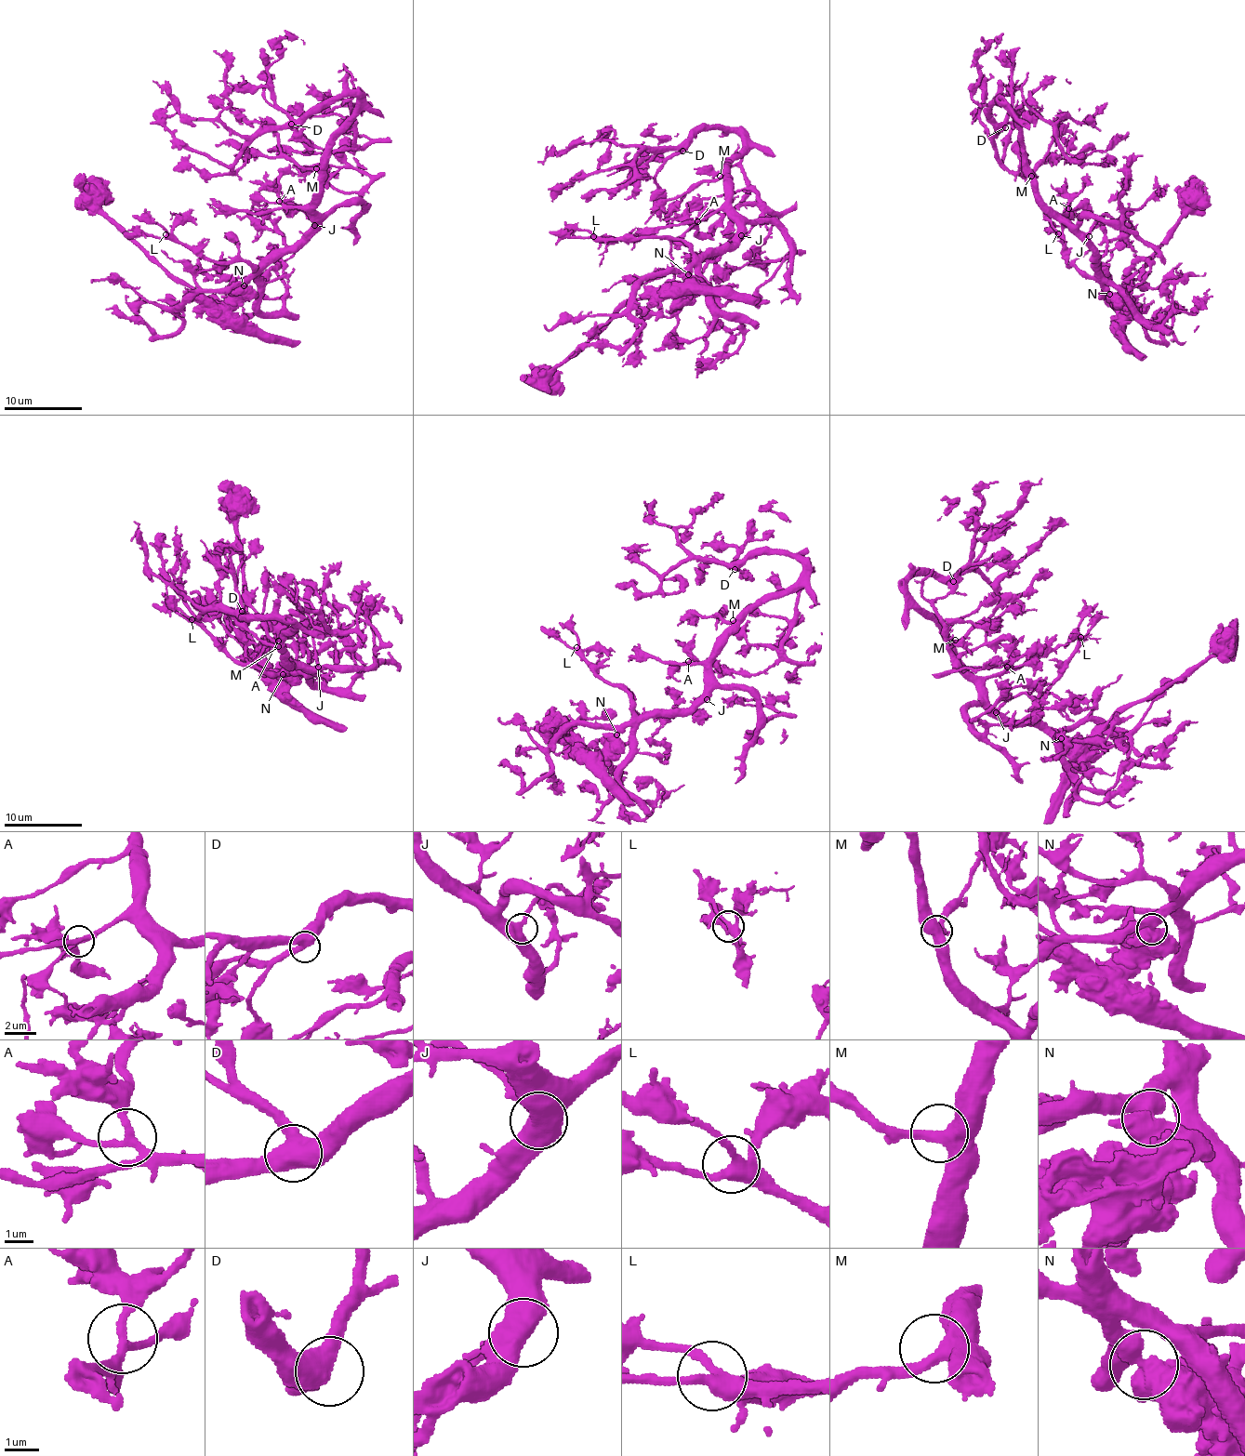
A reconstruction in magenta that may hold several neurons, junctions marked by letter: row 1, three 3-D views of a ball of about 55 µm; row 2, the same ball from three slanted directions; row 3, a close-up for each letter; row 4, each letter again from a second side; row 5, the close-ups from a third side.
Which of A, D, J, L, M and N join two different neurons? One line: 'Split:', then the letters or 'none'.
Split: N

